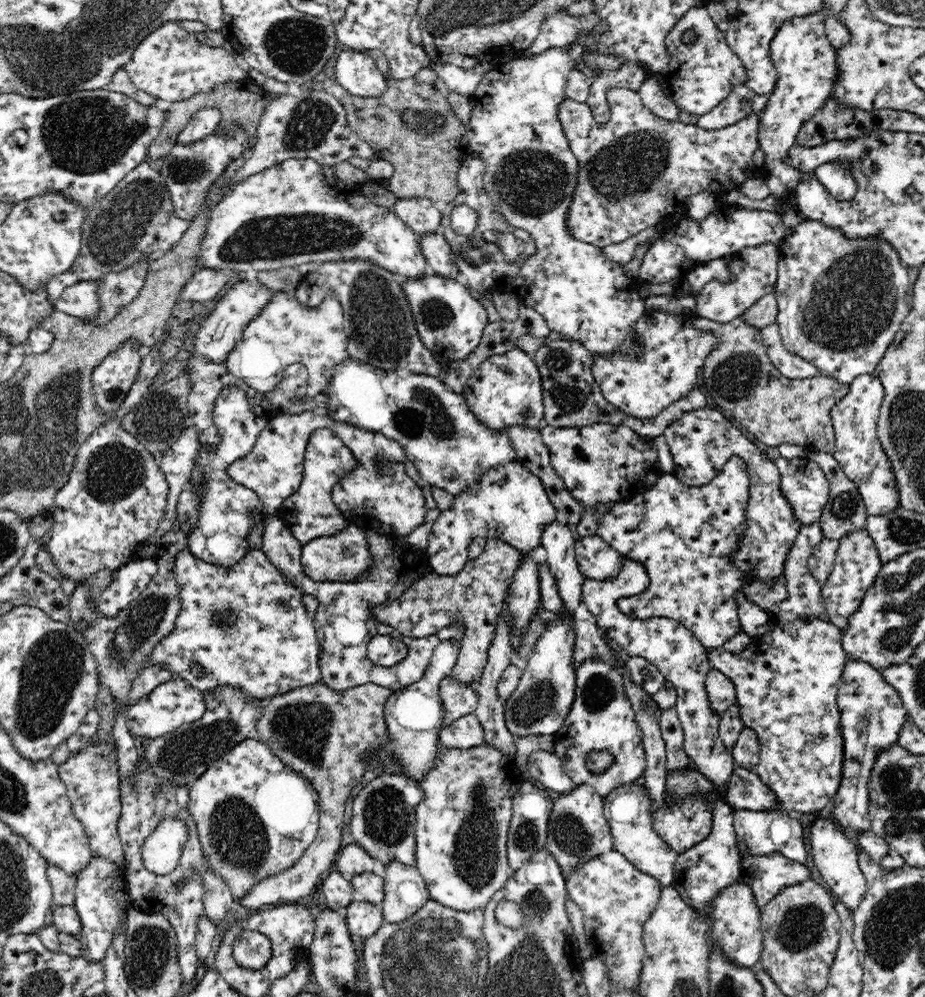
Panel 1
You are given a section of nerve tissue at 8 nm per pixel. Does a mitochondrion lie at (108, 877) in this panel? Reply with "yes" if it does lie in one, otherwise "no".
no

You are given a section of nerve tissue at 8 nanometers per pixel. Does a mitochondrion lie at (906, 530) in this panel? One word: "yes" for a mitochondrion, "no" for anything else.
yes

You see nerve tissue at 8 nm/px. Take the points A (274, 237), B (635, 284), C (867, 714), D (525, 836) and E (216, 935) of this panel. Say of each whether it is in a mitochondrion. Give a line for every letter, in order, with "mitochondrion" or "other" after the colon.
A: mitochondrion
B: other
C: mitochondrion
D: mitochondrion
E: other

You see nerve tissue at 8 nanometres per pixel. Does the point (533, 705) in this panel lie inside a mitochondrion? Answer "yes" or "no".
yes

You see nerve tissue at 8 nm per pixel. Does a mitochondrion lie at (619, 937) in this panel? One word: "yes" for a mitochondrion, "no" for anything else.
no

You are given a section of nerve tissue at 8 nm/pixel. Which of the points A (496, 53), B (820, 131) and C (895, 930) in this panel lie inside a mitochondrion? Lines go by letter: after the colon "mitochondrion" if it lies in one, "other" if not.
A: other
B: other
C: mitochondrion

